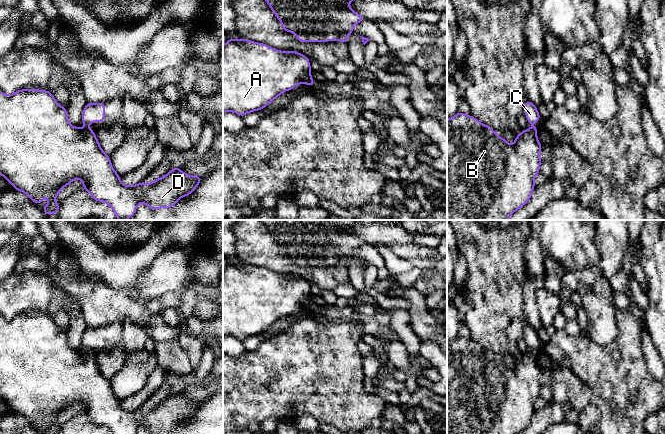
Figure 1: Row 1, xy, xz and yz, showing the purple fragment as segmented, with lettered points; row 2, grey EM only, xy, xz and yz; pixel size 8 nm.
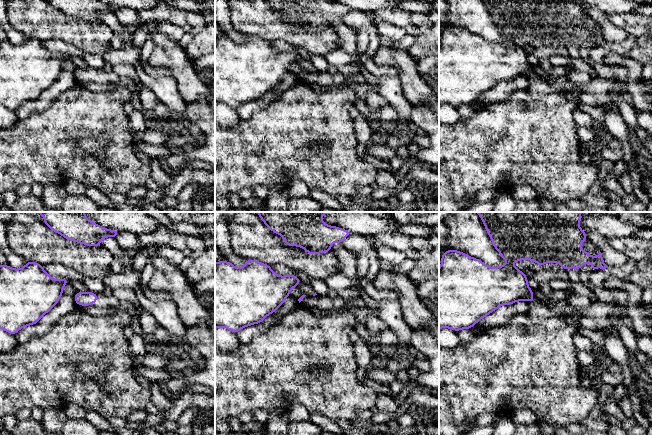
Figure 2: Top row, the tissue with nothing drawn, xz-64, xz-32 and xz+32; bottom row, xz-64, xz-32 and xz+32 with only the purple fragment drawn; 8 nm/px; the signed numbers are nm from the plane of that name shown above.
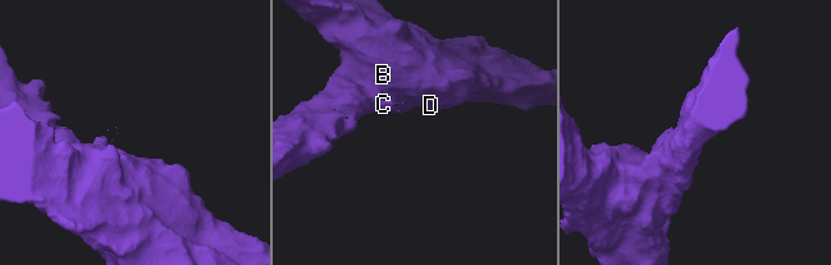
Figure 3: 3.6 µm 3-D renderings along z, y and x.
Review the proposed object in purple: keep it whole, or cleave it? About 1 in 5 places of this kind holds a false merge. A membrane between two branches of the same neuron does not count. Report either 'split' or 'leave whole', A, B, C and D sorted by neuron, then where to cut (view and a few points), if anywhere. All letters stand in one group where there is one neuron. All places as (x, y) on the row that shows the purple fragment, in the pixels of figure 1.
split | A B D / C | xy (85, 127), (89, 129)

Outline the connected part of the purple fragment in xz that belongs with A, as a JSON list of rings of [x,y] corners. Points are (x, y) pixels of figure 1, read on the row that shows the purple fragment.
[[[229,38],[223,45],[223,113],[234,112],[241,117],[266,108],[282,93],[298,84],[314,81],[309,58],[294,50],[274,49],[266,44],[244,38]]]

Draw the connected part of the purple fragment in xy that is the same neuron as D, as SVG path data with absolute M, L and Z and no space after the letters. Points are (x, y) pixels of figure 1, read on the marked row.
M21 89L11 95L0 91L0 175L17 191L24 192L37 205L45 197L50 201L43 207L45 214L57 215L60 204L55 199L62 188L70 185L75 179L83 182L84 188L94 200L107 203L118 220L131 218L139 203L144 203L152 210L172 208L176 202L190 195L199 185L202 176L192 176L184 173L179 167L174 167L165 176L146 184L144 181L136 185L125 185L120 181L108 156L100 147L100 143L92 129L72 126L68 121L68 112L47 90Z

